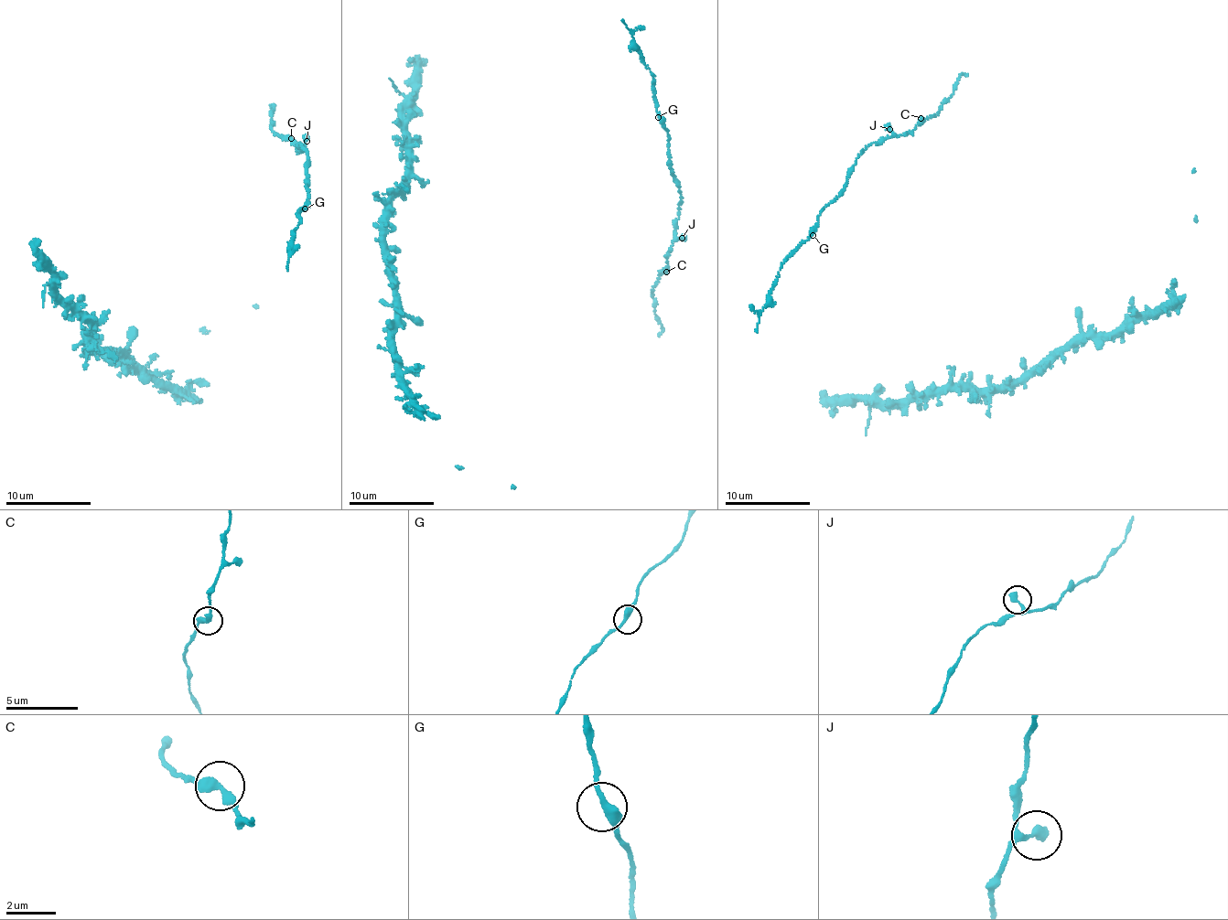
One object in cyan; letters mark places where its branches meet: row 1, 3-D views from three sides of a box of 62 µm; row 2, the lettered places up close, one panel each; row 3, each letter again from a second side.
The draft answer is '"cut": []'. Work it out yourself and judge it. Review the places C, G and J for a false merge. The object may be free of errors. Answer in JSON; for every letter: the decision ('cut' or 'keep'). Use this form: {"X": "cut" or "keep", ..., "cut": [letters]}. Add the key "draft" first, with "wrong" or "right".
{"draft": "right", "C": "keep", "G": "keep", "J": "keep", "cut": []}

